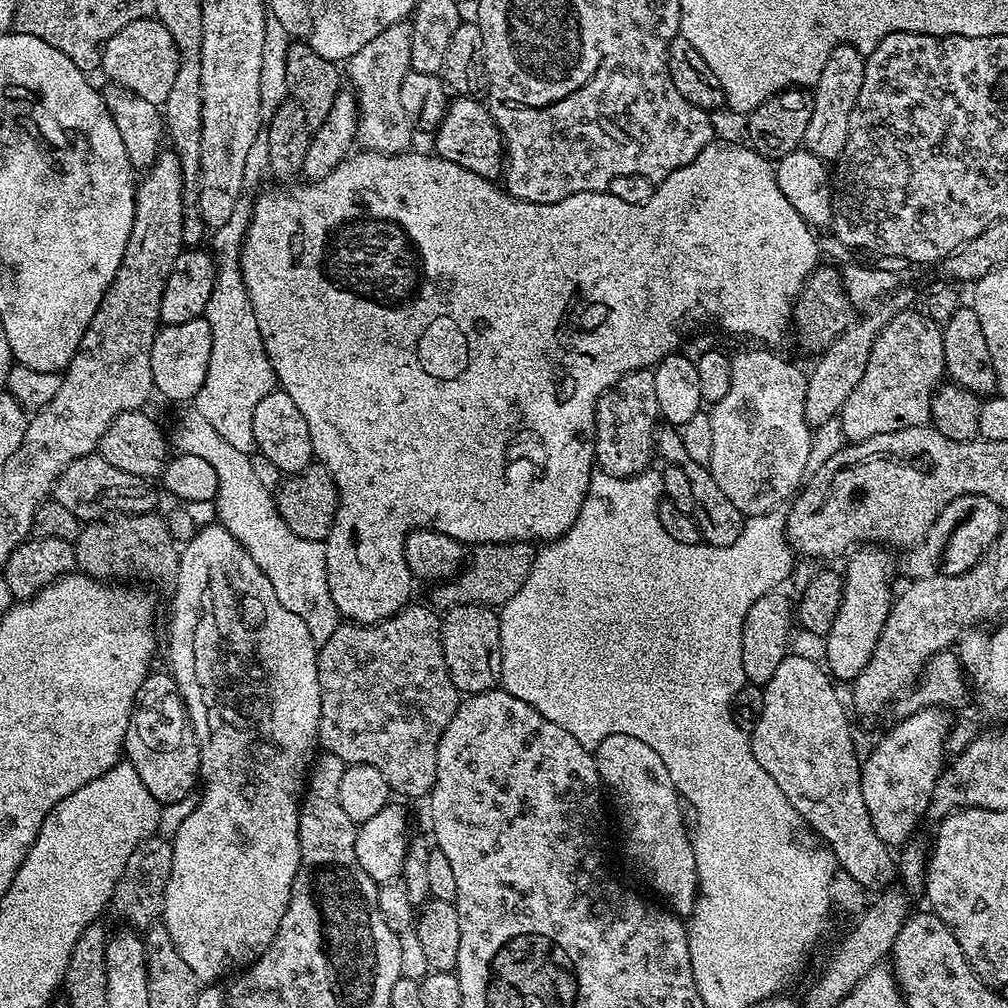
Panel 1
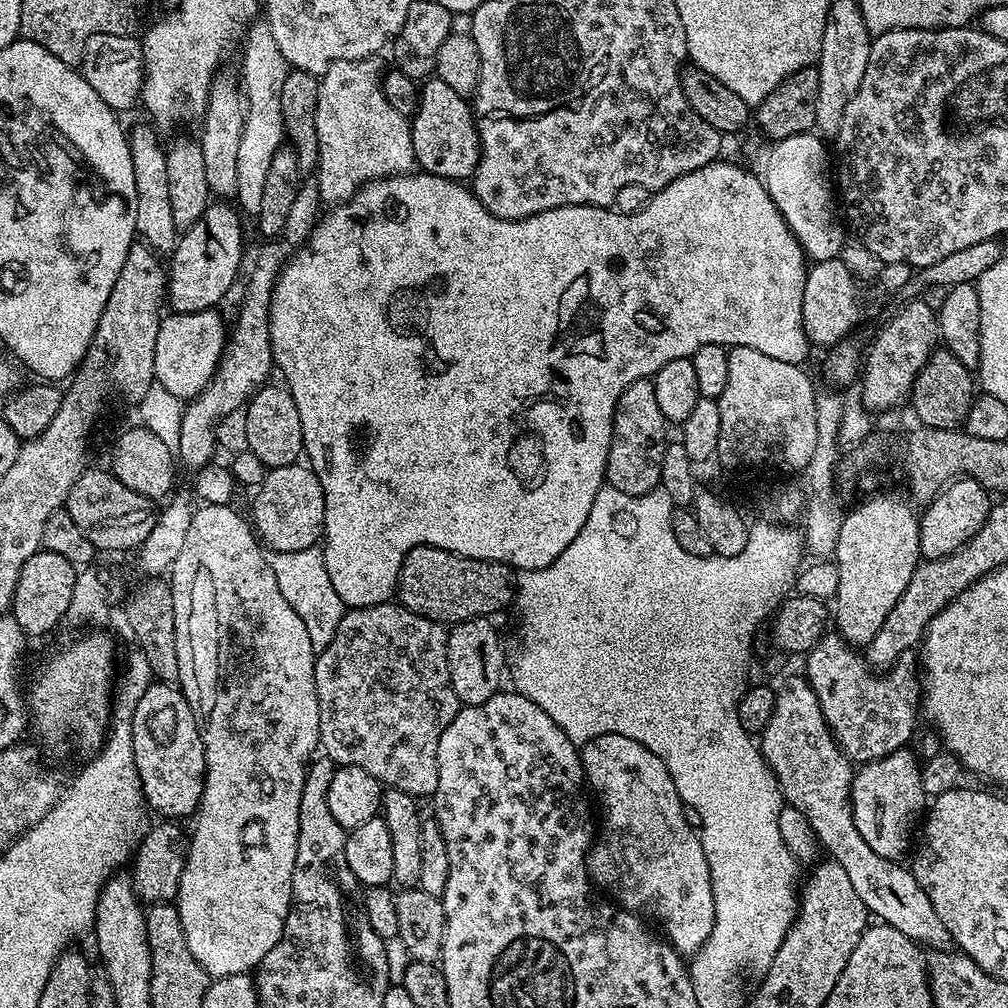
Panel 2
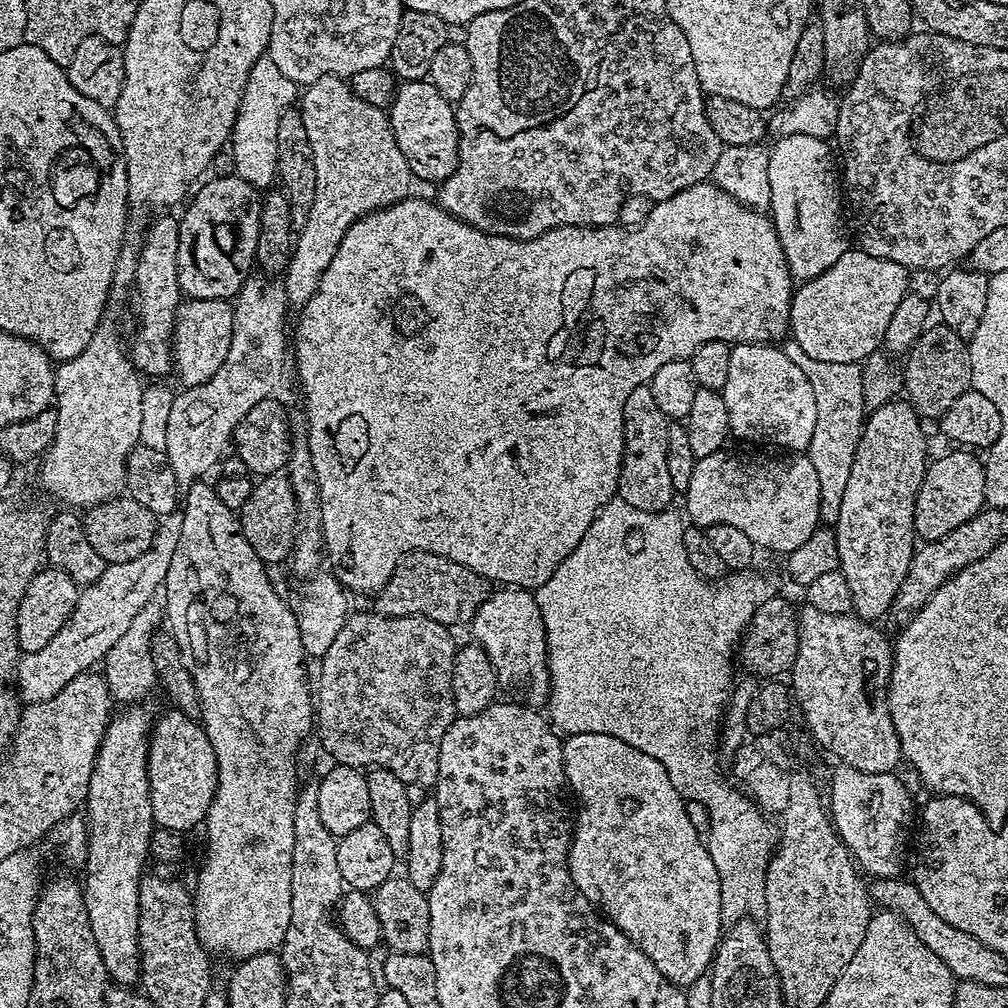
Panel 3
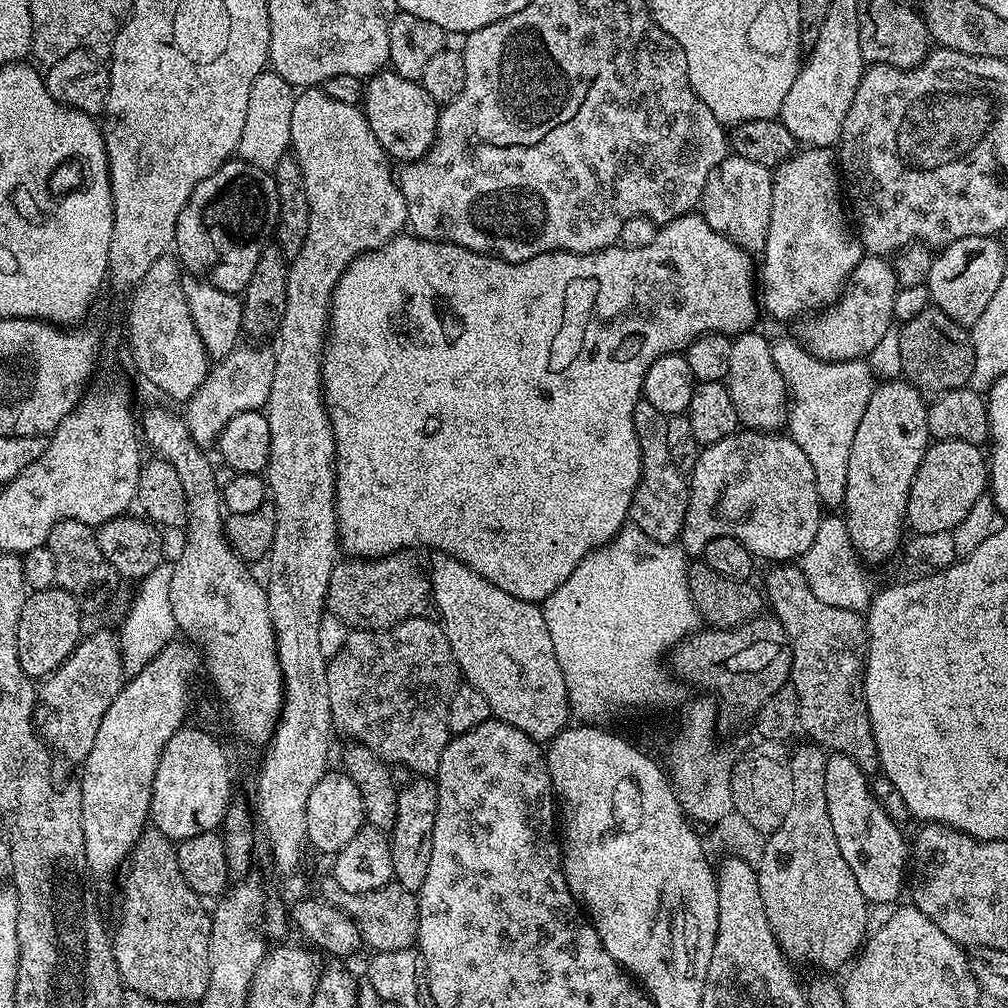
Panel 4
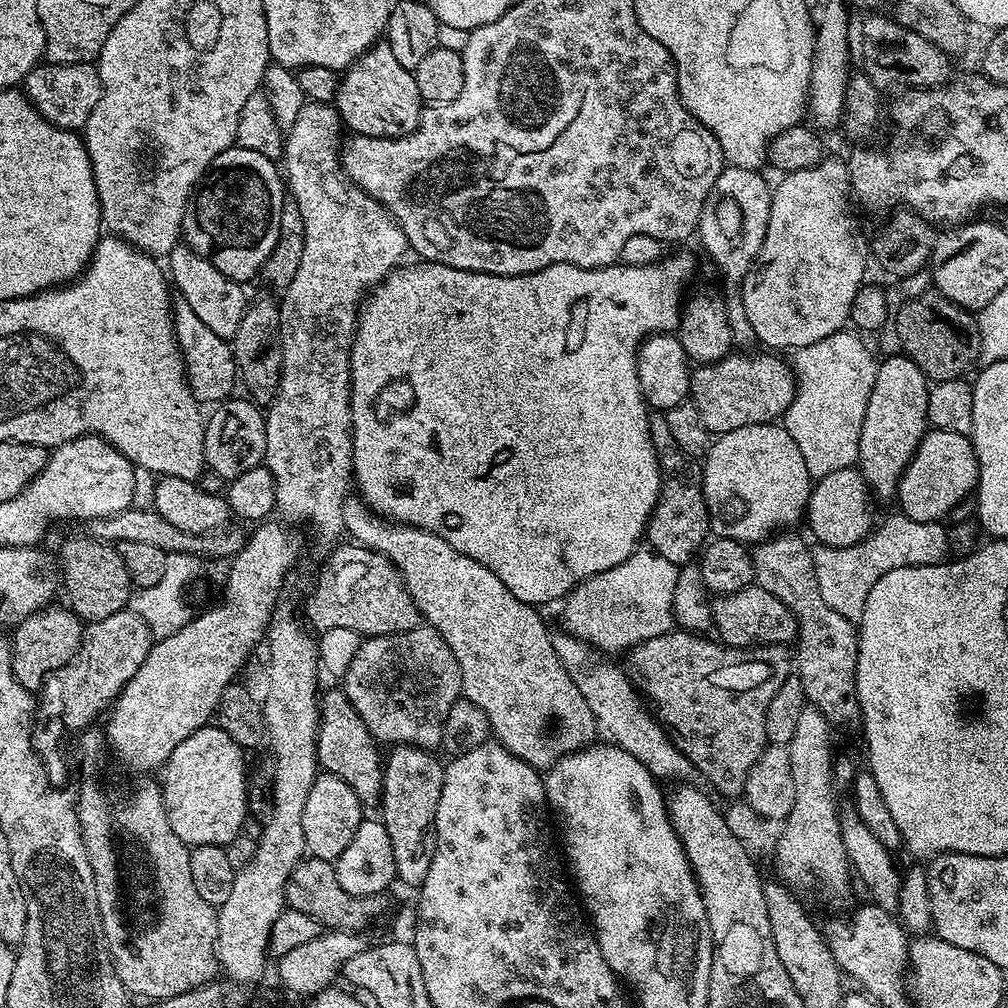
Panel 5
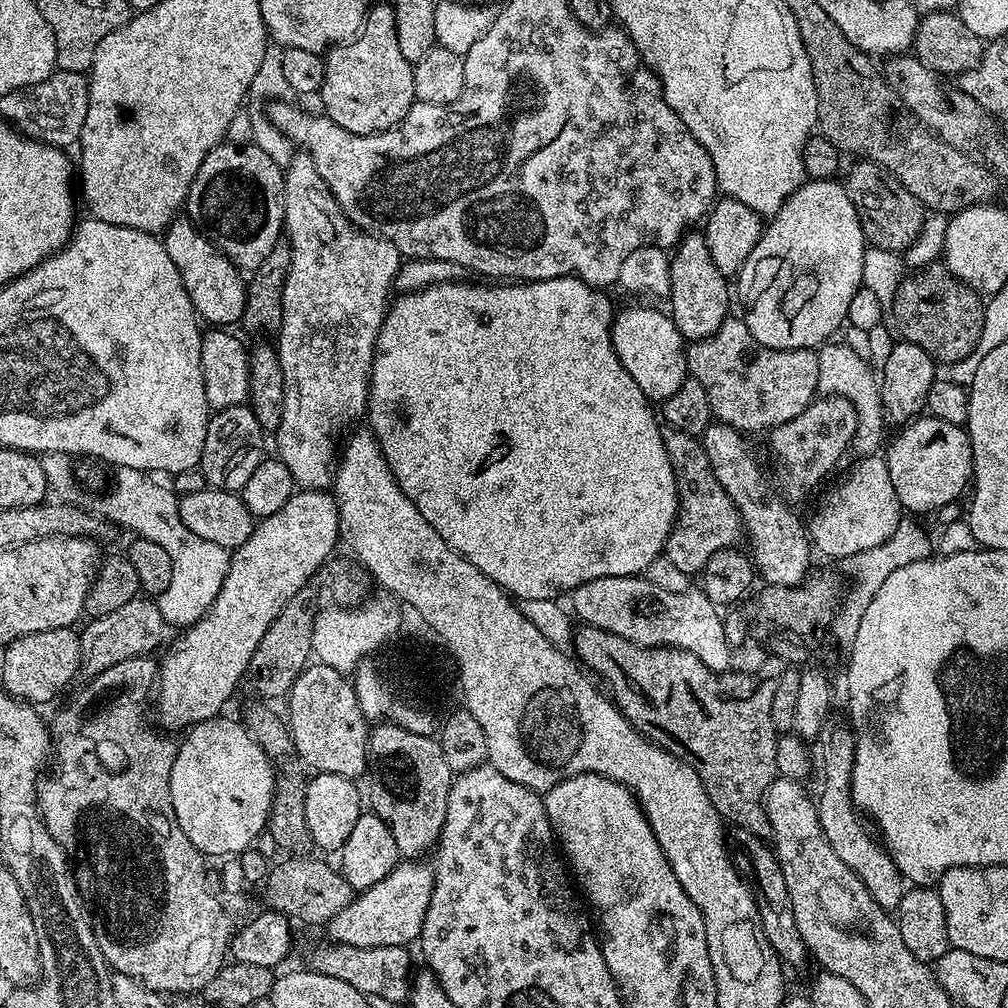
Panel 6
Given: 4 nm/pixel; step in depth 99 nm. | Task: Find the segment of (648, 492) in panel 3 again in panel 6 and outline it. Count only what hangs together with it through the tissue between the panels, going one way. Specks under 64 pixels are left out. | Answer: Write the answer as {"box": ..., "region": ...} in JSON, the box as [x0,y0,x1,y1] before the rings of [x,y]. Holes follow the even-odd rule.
{"box":[661,427,742,577],"region":[[[661,427],[662,442],[674,470],[674,482],[678,494],[676,521],[672,523],[672,533],[664,543],[663,559],[674,562],[685,577],[695,577],[704,571],[706,562],[718,554],[718,550],[739,545],[742,540],[740,509],[728,497],[726,490],[714,478],[714,470],[708,461],[706,450],[699,439],[677,428]]]}

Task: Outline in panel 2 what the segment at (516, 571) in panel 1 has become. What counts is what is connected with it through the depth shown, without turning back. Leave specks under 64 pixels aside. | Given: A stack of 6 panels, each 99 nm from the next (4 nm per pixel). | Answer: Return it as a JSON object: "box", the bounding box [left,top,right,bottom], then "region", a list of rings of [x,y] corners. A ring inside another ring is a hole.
{"box":[395,544,518,626],"region":[[[424,544],[418,546],[414,550],[410,550],[404,556],[404,561],[400,563],[400,573],[398,574],[398,582],[396,583],[395,599],[404,607],[409,608],[414,614],[422,614],[426,618],[430,618],[436,624],[451,626],[454,624],[461,624],[463,620],[479,620],[481,618],[495,617],[495,612],[500,612],[504,607],[513,603],[514,597],[518,591],[518,580],[514,575],[513,569],[506,564],[499,564],[493,560],[475,560],[474,558],[466,558],[465,556],[455,556],[453,552],[447,552],[441,548],[428,548]]]}

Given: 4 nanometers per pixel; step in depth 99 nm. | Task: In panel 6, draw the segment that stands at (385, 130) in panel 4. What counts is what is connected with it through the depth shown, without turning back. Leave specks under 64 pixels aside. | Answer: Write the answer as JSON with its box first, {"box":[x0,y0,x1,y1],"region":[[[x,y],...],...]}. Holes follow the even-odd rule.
{"box":[318,3,417,136],"region":[[[373,3],[360,33],[346,44],[329,48],[324,65],[326,78],[320,87],[318,100],[324,103],[323,115],[342,126],[342,130],[350,130],[359,136],[385,132],[387,128],[401,124],[410,106],[417,103],[413,65],[402,58],[391,3]]]}

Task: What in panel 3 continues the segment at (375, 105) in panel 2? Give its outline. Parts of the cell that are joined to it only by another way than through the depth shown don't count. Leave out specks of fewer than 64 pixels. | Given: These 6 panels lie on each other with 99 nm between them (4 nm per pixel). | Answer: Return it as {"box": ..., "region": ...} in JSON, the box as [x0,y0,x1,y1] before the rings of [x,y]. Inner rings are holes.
{"box":[282,76,418,306],"region":[[[323,76],[318,78],[318,82],[307,85],[303,89],[302,95],[298,100],[298,109],[302,118],[302,126],[306,126],[306,135],[310,137],[310,150],[314,150],[314,206],[310,206],[310,214],[306,218],[306,222],[299,225],[298,235],[294,240],[292,256],[289,258],[286,271],[283,273],[282,279],[286,286],[286,294],[288,295],[289,305],[303,306],[305,302],[314,294],[314,290],[318,288],[318,282],[322,278],[322,274],[330,266],[330,262],[334,258],[334,254],[338,254],[338,246],[342,242],[342,238],[346,234],[346,230],[350,230],[350,226],[354,226],[356,220],[361,220],[364,216],[368,216],[371,212],[376,212],[379,208],[389,208],[392,204],[397,204],[399,200],[409,199],[413,195],[412,192],[418,187],[416,175],[410,170],[406,158],[402,158],[402,150],[398,150],[398,142],[394,142],[394,134],[392,127],[388,121],[387,111],[378,106],[370,106],[370,102],[362,102],[359,91],[355,87],[352,88],[347,79],[342,76]]]}

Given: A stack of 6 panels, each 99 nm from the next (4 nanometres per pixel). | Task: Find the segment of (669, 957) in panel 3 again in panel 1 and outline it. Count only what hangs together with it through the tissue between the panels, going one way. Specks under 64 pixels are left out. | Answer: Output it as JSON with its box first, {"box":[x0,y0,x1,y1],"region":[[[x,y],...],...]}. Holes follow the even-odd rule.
{"box":[594,734,698,918],"region":[[[610,734],[610,738],[602,738],[602,742],[595,745],[594,755],[601,781],[610,792],[612,787],[612,792],[620,803],[620,820],[624,823],[624,852],[628,855],[629,862],[636,867],[637,874],[661,896],[659,899],[671,911],[681,918],[691,917],[696,905],[698,874],[694,866],[690,828],[689,825],[688,828],[684,825],[684,812],[680,809],[682,797],[674,782],[670,782],[670,770],[666,770],[662,758],[658,758],[655,750],[650,750],[650,746],[646,746],[646,742],[639,738],[630,738],[630,734]]]}

